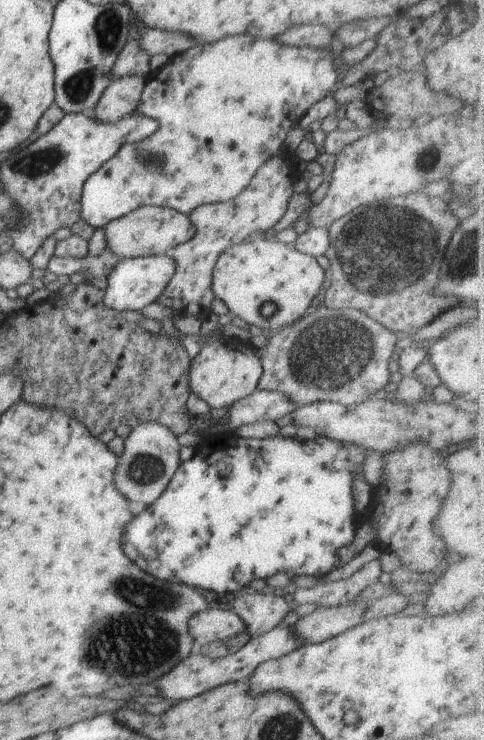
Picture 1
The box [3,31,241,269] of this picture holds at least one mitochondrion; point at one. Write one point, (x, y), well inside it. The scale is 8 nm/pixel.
(39, 162)

